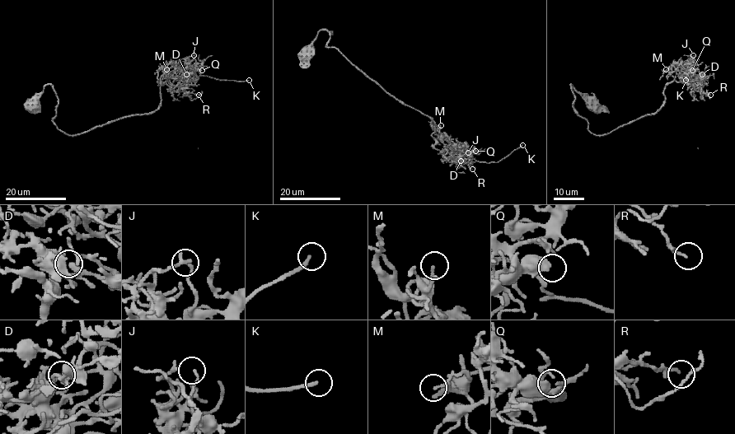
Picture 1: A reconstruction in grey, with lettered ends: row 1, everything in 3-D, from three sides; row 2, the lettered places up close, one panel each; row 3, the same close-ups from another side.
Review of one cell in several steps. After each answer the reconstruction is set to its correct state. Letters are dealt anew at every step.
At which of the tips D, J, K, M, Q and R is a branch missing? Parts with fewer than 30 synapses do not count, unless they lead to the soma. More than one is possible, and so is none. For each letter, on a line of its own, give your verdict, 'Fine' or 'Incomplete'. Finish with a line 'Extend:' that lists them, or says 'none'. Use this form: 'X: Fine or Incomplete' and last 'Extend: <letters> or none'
D: Fine
J: Fine
K: Fine
M: Fine
Q: Fine
R: Fine
Extend: none

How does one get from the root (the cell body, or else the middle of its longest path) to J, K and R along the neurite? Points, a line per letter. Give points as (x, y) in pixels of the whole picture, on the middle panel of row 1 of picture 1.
J: (307, 51), (320, 30), (332, 32), (328, 47), (429, 116), (436, 135), (475, 152), (468, 152)
K: (307, 51), (320, 30), (332, 32), (328, 47), (429, 116), (436, 135), (475, 160), (498, 162), (522, 145)
R: (307, 51), (320, 30), (332, 32), (328, 47), (429, 116), (435, 123), (434, 147), (472, 169)

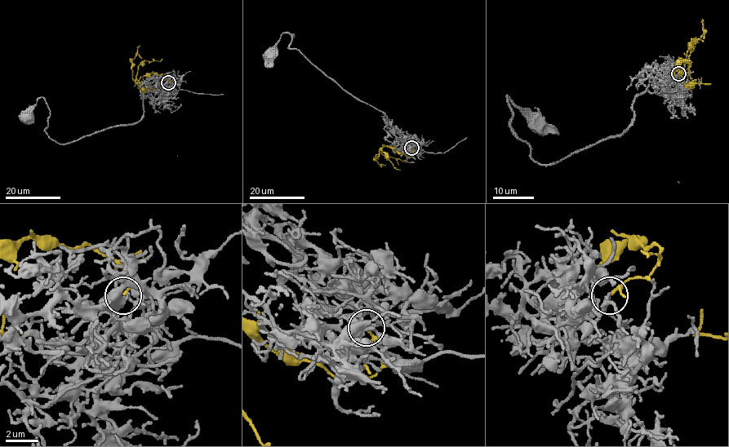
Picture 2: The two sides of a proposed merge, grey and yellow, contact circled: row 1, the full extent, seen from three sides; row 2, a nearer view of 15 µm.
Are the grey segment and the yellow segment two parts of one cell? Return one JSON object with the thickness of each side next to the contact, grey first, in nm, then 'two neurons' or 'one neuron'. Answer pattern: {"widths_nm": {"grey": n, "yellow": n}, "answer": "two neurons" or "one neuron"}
{"widths_nm": {"grey": 240, "yellow": 130}, "answer": "two neurons"}

